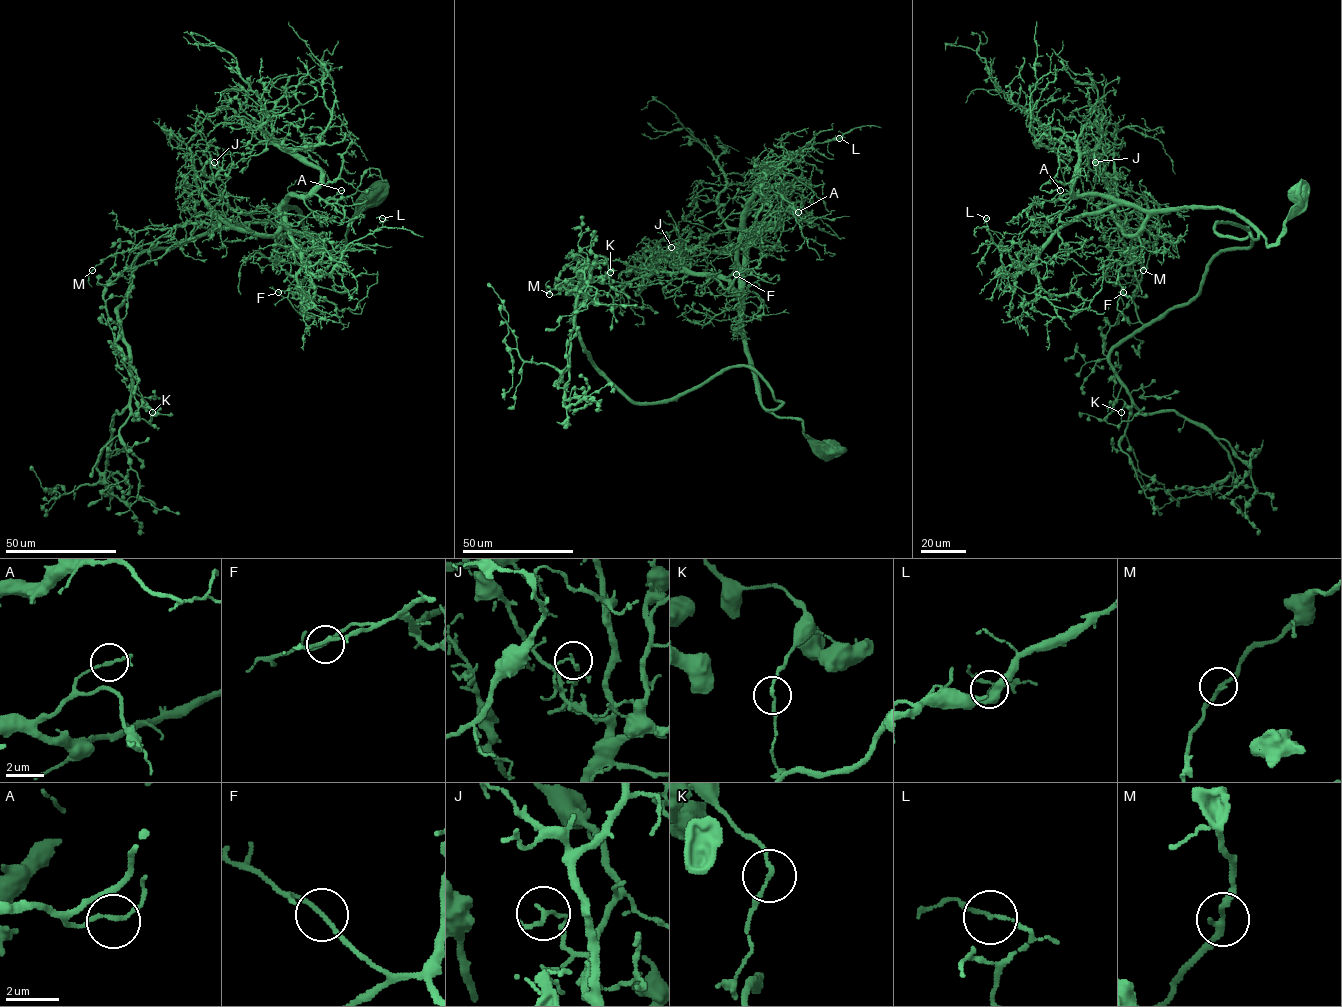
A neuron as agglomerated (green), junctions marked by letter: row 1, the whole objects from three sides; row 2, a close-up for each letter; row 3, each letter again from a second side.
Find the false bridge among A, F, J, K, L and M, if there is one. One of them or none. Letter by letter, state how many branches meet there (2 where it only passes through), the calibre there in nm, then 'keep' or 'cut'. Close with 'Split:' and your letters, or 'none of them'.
A: 2 branches meet; 150 nm thick; keep
F: 2 branches meet; 150 nm thick; keep
J: 2 branches meet; 130 nm thick; keep
K: 2 branches meet; 150 nm thick; cut
L: 2 branches meet; 120 nm thick; keep
M: 2 branches meet; 200 nm thick; keep
Split: K

